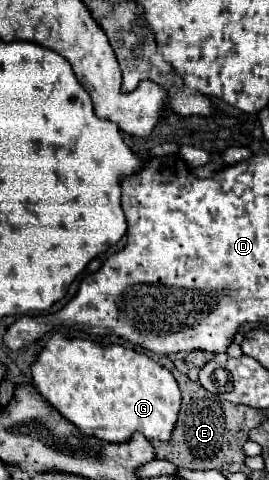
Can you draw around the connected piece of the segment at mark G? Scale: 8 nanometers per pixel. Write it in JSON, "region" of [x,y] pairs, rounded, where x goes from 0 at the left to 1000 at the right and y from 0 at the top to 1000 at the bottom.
{"region":[[[201,694],[164,727],[134,740],[119,756],[119,794],[141,819],[186,835],[230,869],[275,881],[312,906],[349,906],[379,919],[468,919],[498,898],[528,898],[543,915],[625,919],[639,906],[662,852],[669,852],[669,810],[647,781],[565,752],[550,740],[476,727],[461,719],[364,719],[327,706],[245,706],[223,694]]]}

